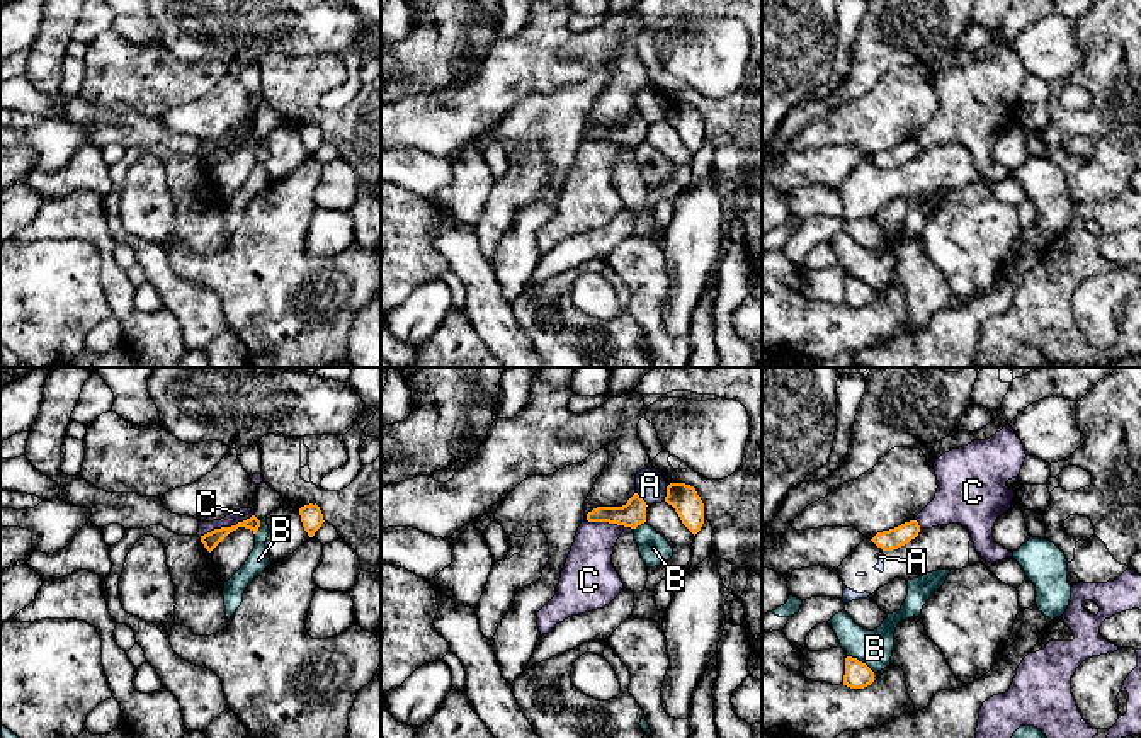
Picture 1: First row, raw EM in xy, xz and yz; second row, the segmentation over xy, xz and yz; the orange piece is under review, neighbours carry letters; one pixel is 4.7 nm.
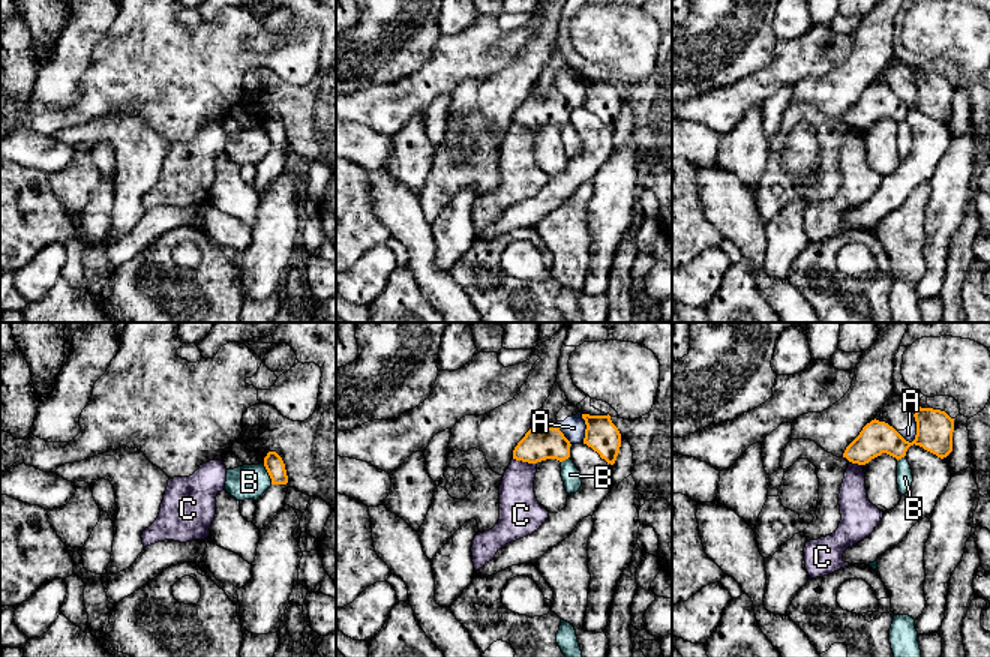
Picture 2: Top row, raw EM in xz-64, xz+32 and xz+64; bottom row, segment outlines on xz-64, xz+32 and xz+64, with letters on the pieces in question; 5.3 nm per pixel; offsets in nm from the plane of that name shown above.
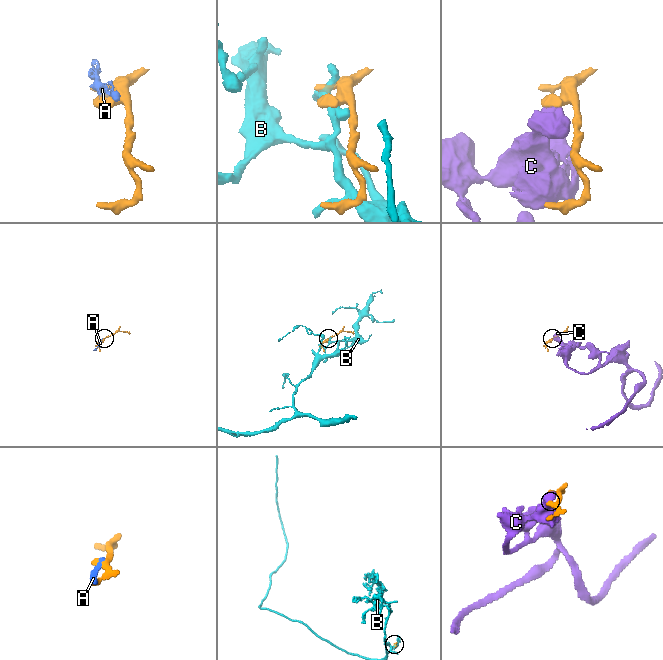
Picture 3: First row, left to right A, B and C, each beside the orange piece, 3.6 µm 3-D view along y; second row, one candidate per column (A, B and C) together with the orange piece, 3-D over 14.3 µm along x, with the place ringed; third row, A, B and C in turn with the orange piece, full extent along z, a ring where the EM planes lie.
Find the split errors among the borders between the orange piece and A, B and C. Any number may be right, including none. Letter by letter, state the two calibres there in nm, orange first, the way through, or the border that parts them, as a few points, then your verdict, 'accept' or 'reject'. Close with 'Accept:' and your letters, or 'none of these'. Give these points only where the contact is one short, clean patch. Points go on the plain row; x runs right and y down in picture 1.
A: 140/140 nm | along xz (667, 106), (664, 119) | reject
B: 130/170 nm | reject
C: 80/60 nm | along xy (252, 133), (235, 143), (215, 147), (199, 155) | reject
Accept: none of these

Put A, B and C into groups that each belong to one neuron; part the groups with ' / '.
A / B / C

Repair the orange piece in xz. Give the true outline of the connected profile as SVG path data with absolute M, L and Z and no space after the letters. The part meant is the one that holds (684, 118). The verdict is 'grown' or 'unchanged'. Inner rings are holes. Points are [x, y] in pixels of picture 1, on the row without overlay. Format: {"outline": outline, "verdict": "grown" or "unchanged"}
{"outline": "M670 102L665 121L675 128L682 143L695 155L704 143L704 122L695 107L685 102Z", "verdict": "unchanged"}

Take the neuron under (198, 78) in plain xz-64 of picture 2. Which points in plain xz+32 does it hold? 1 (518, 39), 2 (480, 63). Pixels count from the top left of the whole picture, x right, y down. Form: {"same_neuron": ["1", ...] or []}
{"same_neuron": ["1", "2"]}

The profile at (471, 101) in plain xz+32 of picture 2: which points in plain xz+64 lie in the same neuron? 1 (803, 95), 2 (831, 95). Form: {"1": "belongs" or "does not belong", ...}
{"1": "belongs", "2": "belongs"}

